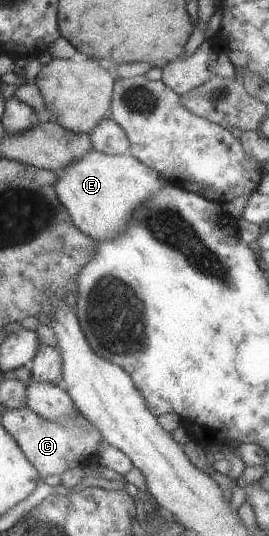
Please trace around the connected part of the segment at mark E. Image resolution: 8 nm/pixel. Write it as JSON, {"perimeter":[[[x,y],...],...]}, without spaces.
{"perimeter":[[[93,149],[56,176],[53,191],[67,210],[71,223],[95,241],[121,234],[136,207],[151,200],[161,188],[173,186],[158,171],[126,153],[110,156]]]}

